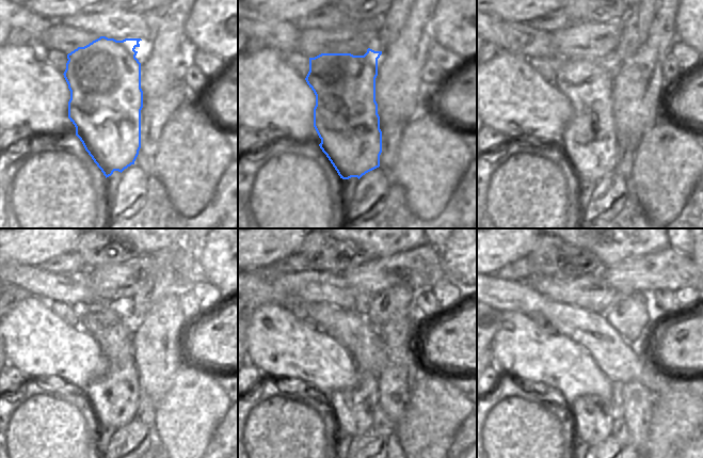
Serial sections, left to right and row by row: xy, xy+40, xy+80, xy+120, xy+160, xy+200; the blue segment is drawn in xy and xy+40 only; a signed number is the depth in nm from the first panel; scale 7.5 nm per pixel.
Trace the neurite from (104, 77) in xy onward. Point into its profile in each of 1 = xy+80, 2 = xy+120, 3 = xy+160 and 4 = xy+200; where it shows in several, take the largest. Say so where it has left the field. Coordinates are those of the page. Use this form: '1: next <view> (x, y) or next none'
1: next xy+80 (590, 144)
2: next xy+120 (114, 398)
3: next xy+160 (353, 409)
4: next xy+200 (592, 416)

